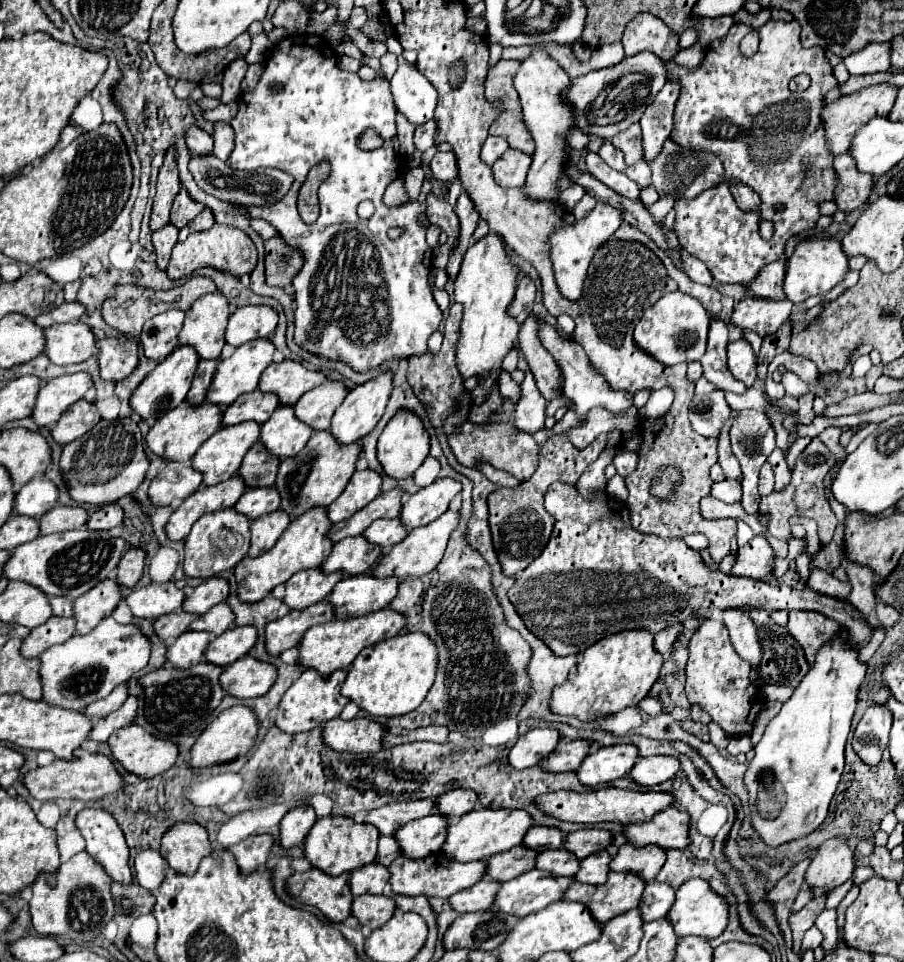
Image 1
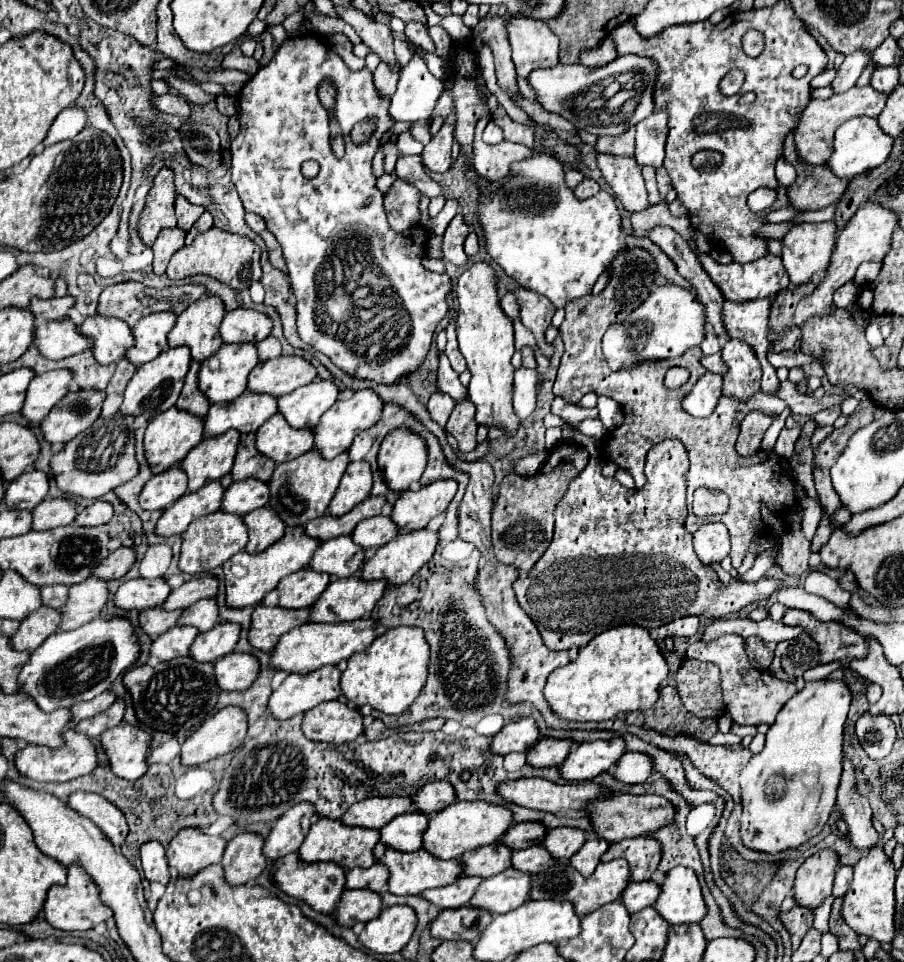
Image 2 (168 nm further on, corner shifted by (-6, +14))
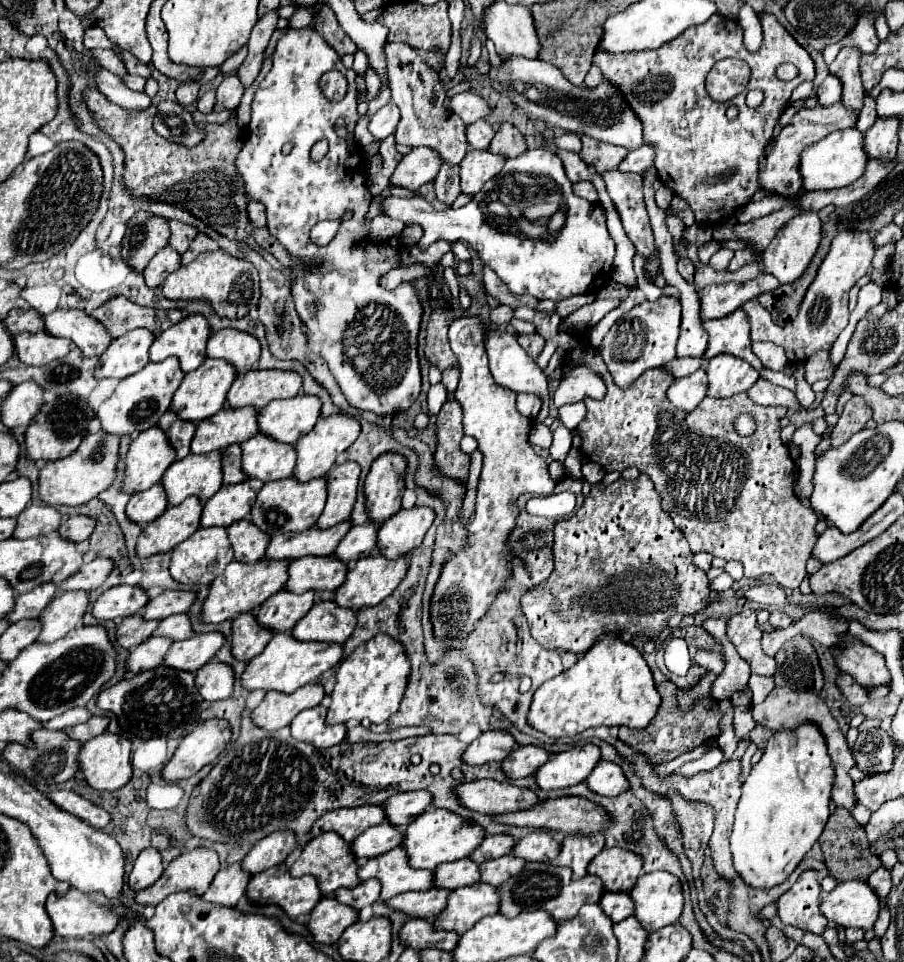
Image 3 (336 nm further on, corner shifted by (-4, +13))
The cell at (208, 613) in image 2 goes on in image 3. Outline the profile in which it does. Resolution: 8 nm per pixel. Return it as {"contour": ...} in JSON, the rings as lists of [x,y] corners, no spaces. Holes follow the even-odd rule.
{"contour":[[[176,613],[170,615],[166,619],[160,621],[158,629],[154,631],[154,635],[164,635],[170,637],[174,641],[182,641],[182,639],[190,639],[194,637],[194,629],[192,629],[192,621],[186,613]]]}

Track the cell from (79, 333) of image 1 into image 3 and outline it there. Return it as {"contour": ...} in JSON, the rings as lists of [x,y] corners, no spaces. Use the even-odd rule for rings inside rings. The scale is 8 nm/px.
{"contour":[[[20,333],[14,337],[16,353],[20,361],[28,365],[46,365],[54,359],[66,357],[72,341],[50,337],[50,333]]]}

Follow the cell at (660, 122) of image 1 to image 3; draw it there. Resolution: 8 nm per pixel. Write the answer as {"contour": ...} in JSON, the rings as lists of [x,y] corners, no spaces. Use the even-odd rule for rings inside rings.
{"contour":[[[642,143],[638,149],[634,149],[626,155],[626,159],[618,165],[618,169],[646,175],[652,165],[654,165],[654,147]]]}

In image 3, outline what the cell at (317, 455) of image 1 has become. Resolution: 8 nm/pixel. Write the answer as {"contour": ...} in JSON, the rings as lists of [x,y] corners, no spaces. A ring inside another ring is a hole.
{"contour":[[[288,477],[286,481],[266,483],[252,507],[252,523],[258,525],[268,535],[278,535],[286,531],[304,531],[316,525],[322,509],[326,505],[326,477],[302,483]]]}

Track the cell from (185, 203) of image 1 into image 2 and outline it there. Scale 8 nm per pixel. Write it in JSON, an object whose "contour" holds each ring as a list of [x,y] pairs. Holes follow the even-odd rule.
{"contour":[[[184,196],[176,198],[176,218],[178,218],[178,228],[184,232],[190,232],[192,224],[202,216],[204,208],[188,204],[188,200],[184,200]]]}

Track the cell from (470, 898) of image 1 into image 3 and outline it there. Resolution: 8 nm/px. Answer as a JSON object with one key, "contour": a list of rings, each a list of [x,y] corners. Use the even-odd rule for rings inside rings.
{"contour":[[[430,889],[430,891],[408,891],[398,897],[388,899],[386,903],[398,911],[408,913],[410,917],[422,917],[422,919],[432,919],[442,909],[446,909],[446,897],[450,897],[450,889]]]}

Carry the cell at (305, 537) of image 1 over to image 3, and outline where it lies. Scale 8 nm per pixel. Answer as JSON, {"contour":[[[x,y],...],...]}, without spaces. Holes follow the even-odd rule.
{"contour":[[[232,561],[226,565],[222,577],[216,577],[210,587],[210,595],[204,601],[202,607],[202,619],[206,623],[220,623],[226,619],[234,619],[242,613],[252,611],[256,605],[264,603],[270,595],[282,589],[286,585],[286,565],[290,561],[256,561],[256,563],[242,563],[242,561]]]}

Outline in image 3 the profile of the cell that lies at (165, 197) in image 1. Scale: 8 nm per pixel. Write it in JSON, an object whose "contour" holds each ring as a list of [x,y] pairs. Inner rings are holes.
{"contour":[[[138,211],[126,227],[122,239],[122,259],[128,261],[136,271],[144,271],[148,261],[168,245],[170,229],[164,217],[152,215],[148,211]]]}

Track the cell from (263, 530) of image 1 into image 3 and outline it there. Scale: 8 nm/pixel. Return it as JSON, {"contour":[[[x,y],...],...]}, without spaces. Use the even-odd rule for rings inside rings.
{"contour":[[[240,519],[228,527],[228,537],[234,547],[234,559],[242,563],[256,563],[264,557],[270,535],[262,533],[252,521]]]}

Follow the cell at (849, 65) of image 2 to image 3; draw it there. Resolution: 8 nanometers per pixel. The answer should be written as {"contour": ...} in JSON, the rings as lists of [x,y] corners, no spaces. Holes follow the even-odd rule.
{"contour":[[[828,75],[824,79],[824,83],[816,89],[816,95],[818,95],[820,105],[832,105],[832,103],[840,101],[840,97],[842,97],[842,81],[838,81],[834,75]]]}

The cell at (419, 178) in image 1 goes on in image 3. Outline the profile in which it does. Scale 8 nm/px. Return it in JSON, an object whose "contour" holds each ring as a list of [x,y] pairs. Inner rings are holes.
{"contour":[[[378,215],[372,221],[372,237],[382,241],[382,239],[390,239],[390,237],[398,237],[404,231],[404,223],[398,219],[392,219],[388,215]]]}

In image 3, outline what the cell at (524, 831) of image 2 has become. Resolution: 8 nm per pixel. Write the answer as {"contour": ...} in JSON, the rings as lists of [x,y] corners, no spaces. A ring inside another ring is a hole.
{"contour":[[[488,835],[484,843],[470,855],[470,859],[476,863],[484,863],[488,859],[510,855],[514,845],[516,845],[516,839],[512,835]]]}

